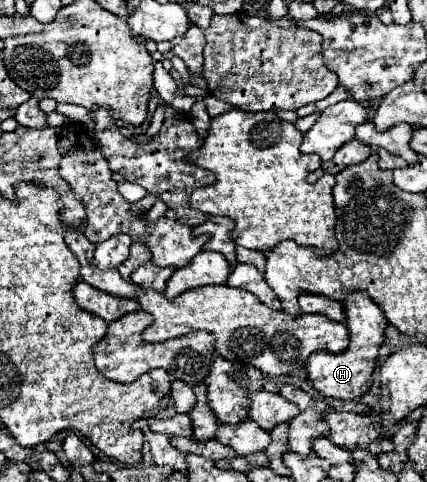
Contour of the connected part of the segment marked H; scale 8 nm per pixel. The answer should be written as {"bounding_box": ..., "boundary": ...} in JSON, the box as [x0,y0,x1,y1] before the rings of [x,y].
{"bounding_box":[306,292,388,400],"boundary":[[[350,292],[346,300],[342,302],[344,314],[346,314],[346,328],[350,334],[350,344],[344,352],[340,354],[330,354],[330,352],[312,352],[306,360],[306,372],[312,382],[312,386],[322,394],[330,398],[340,398],[340,400],[354,400],[360,398],[372,382],[372,372],[376,366],[376,356],[378,348],[384,340],[384,328],[388,324],[384,312],[370,300],[366,292]]]}

